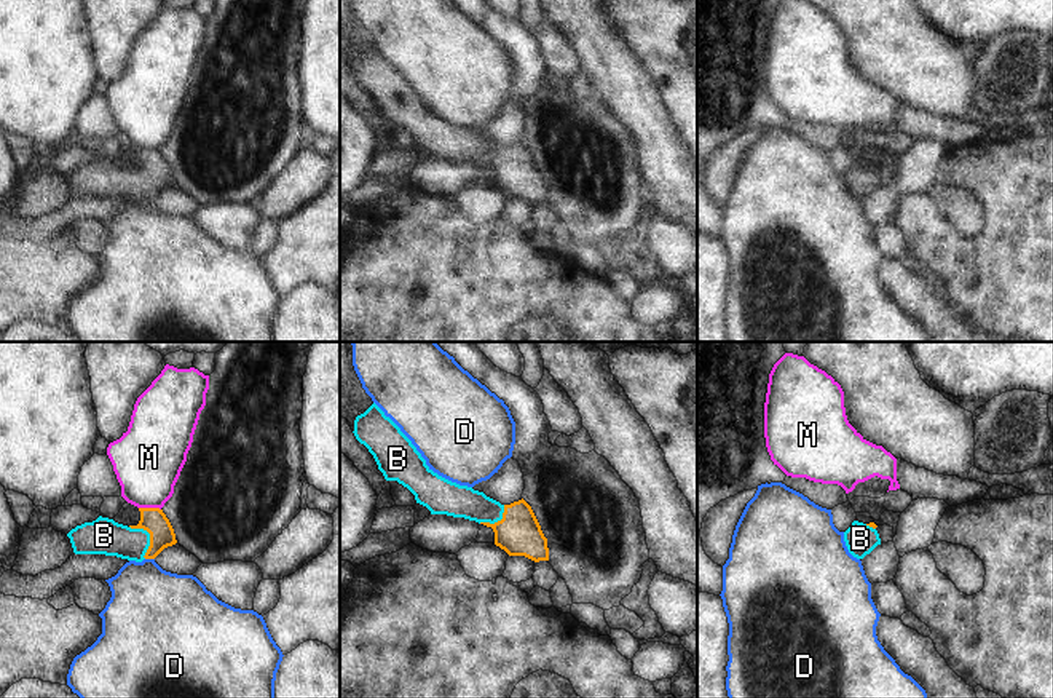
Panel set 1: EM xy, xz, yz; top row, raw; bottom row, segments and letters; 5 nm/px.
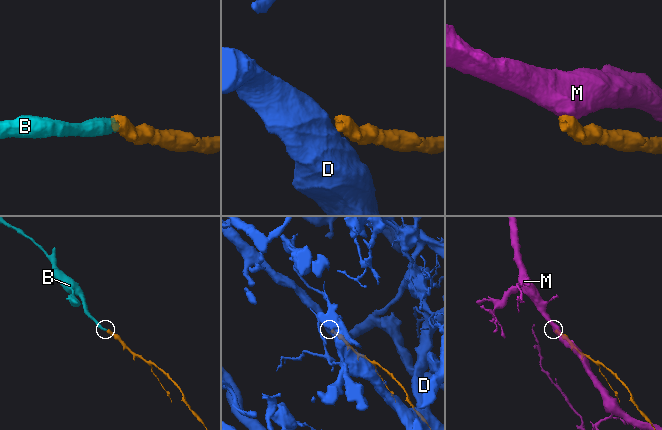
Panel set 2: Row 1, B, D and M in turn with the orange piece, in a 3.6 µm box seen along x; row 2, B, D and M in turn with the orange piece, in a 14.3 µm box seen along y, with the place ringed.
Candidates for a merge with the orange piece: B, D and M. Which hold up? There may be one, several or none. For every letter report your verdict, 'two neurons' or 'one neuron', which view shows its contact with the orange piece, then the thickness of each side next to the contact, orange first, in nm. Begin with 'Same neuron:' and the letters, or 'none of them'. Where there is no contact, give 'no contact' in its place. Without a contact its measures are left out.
Same neuron: B
B: one neuron | xy | 130/180 nm
D: two neurons | xy | 130/400 nm
M: two neurons | xy | 130/360 nm

